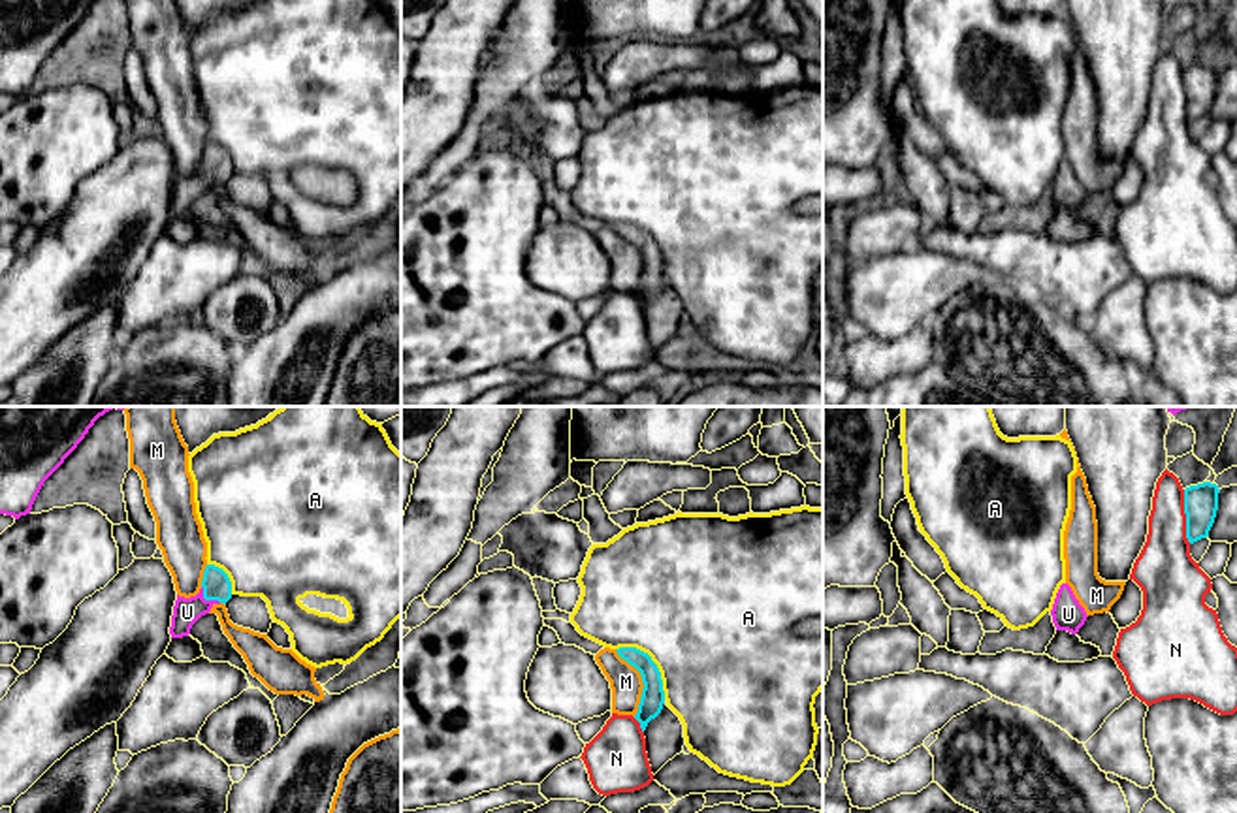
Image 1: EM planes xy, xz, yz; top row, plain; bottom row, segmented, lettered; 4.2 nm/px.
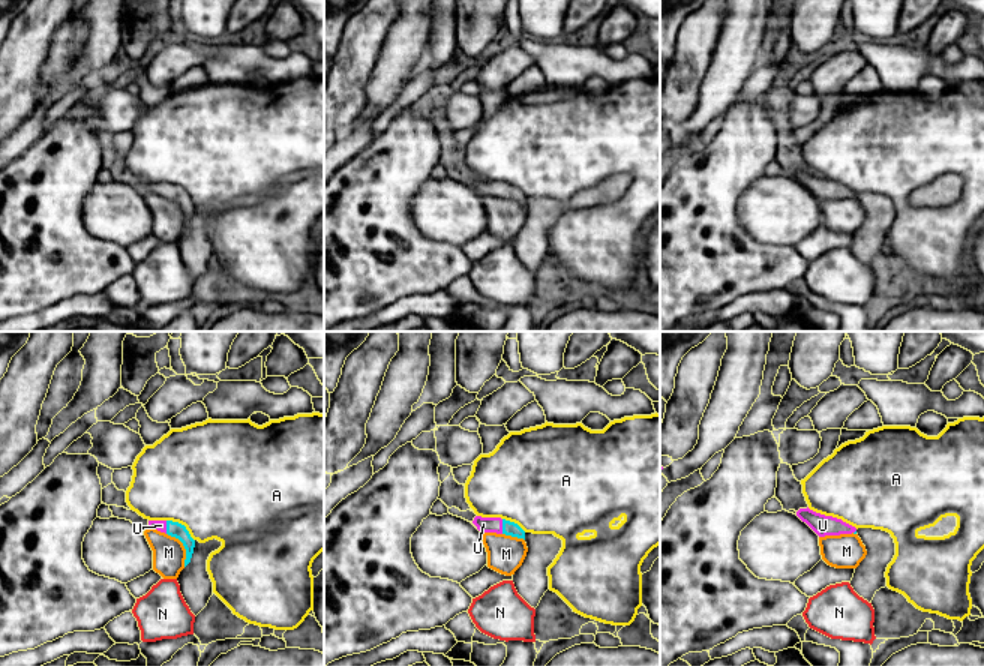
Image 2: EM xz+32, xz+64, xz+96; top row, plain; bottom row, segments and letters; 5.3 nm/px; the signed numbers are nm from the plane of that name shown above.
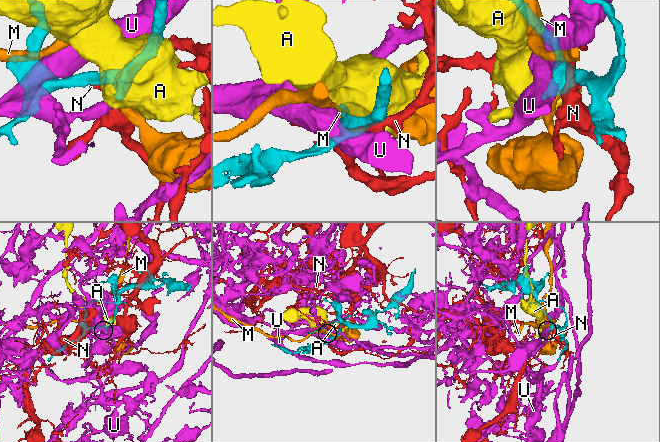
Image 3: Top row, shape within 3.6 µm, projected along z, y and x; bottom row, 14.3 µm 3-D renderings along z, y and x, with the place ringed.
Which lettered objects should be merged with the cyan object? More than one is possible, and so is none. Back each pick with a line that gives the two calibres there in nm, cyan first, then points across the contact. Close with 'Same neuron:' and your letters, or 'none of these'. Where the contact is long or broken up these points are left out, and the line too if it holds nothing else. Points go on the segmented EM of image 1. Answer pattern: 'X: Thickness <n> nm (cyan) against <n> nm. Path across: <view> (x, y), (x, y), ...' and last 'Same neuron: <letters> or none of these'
U: Thickness 120 nm (cyan) against 110 nm. Path across: xy (217, 586), (206, 599), (187, 612)
Same neuron: U

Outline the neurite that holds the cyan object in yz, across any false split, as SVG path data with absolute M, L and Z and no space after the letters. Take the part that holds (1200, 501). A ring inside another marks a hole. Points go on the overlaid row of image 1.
M1203 482L1184 489L1186 538L1190 544L1207 538L1218 510L1218 486Z

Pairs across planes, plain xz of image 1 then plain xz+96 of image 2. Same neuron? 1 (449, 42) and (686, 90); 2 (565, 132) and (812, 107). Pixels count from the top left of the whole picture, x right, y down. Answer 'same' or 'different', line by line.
1: same
2: same

